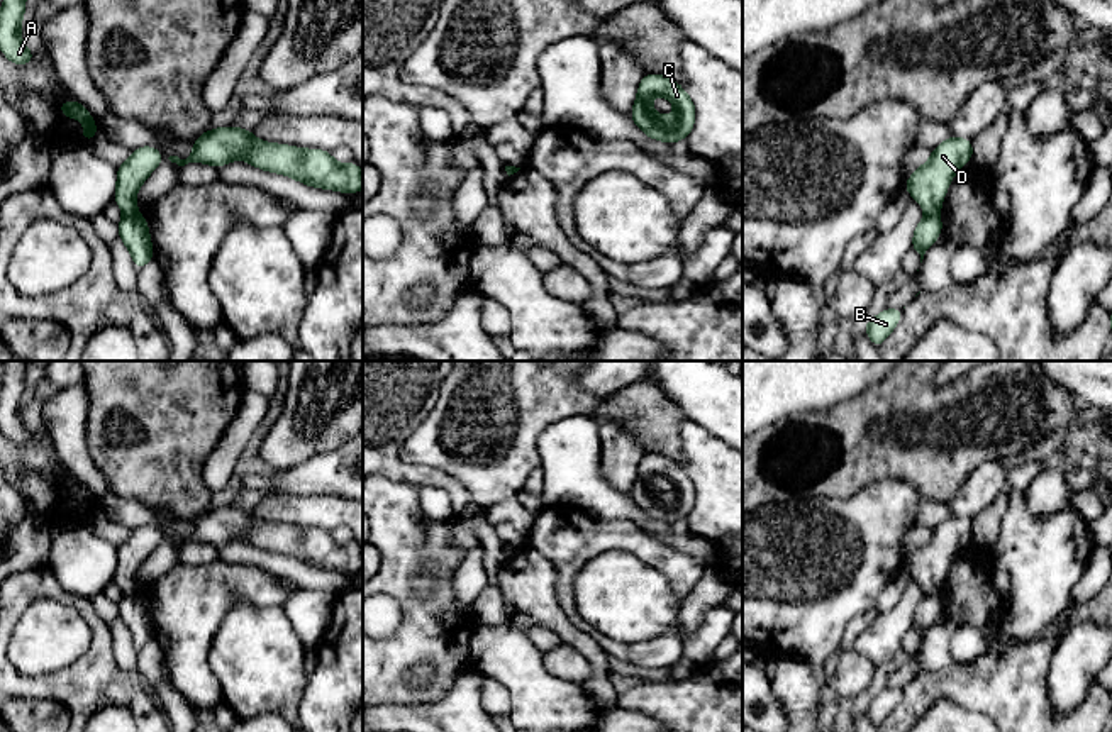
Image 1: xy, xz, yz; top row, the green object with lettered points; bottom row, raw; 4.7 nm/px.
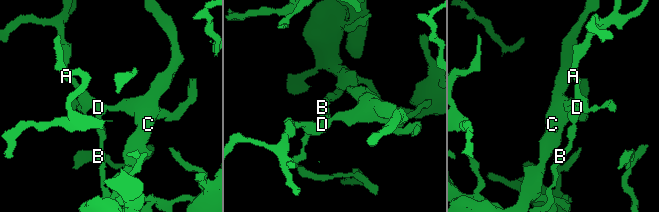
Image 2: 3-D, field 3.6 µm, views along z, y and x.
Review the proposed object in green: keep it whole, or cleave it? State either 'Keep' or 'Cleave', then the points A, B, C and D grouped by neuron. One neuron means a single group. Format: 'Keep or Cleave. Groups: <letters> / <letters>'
Cleave. Groups: A C D / B

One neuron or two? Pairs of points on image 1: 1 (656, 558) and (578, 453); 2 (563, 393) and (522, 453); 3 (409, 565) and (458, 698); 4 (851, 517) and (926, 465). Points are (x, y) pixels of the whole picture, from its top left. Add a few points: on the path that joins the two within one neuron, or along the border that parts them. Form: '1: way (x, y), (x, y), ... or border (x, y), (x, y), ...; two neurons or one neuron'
1: border (590, 514), (600, 519), (633, 521), (650, 536); two neurons
2: way (548, 409), (522, 438); one neuron
3: border (473, 670), (461, 675), (436, 700), (417, 704); two neurons
4: border (863, 485), (897, 476), (909, 482), (922, 497); two neurons

